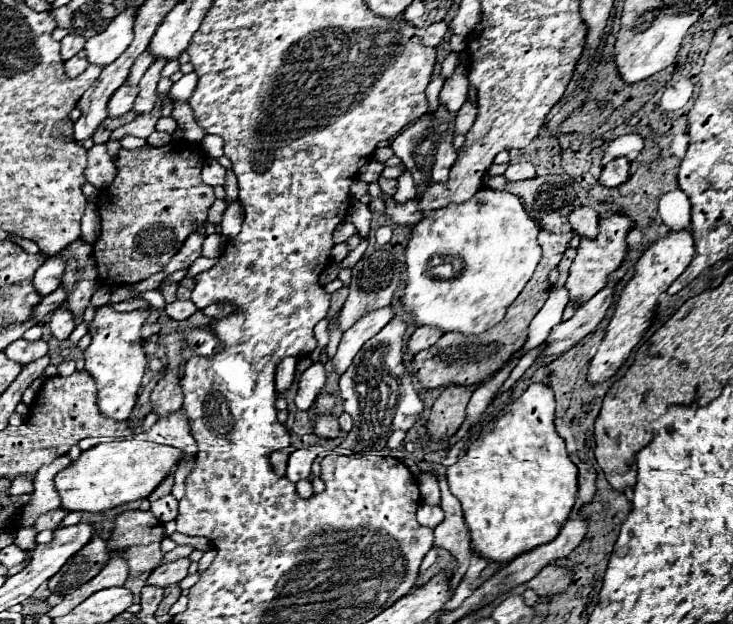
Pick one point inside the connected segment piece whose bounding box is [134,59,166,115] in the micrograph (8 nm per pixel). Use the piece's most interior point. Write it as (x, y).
(147, 93)

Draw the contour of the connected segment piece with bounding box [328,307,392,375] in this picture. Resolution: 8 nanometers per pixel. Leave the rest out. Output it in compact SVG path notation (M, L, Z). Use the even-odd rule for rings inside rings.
M382 307L376 309L368 315L364 315L362 319L358 319L344 335L342 341L338 345L338 351L332 359L328 359L328 375L342 375L348 365L352 363L354 355L362 349L362 345L372 339L388 321L392 319L392 309L390 307Z

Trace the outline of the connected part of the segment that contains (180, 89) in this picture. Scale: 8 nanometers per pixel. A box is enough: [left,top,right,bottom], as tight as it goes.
[170,73,198,103]

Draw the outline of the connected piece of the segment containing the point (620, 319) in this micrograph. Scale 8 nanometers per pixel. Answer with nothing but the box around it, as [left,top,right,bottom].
[588,229,694,383]

